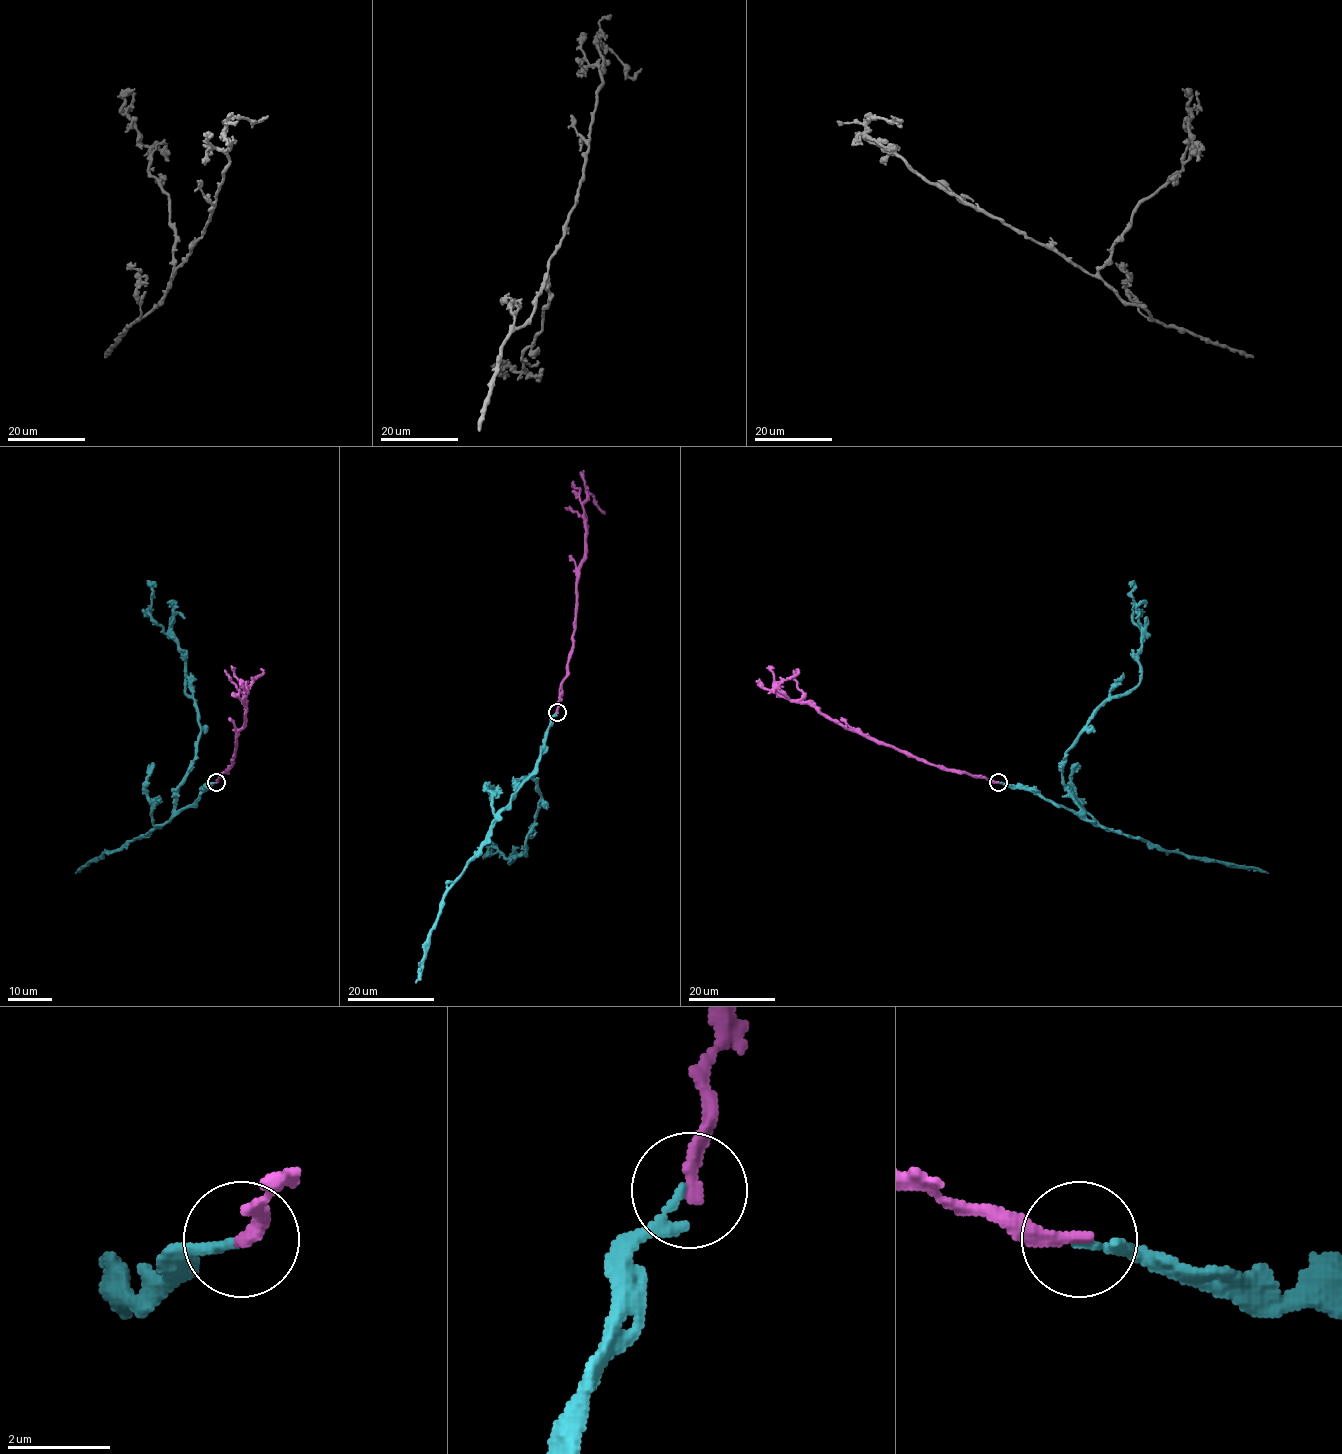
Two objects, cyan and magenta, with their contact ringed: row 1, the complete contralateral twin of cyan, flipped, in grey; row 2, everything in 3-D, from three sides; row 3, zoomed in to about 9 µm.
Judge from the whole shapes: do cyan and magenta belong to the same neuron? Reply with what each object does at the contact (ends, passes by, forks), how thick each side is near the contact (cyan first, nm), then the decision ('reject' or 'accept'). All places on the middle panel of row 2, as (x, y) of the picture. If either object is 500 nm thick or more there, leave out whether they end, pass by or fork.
cyan ends | magenta ends | 190/260 nm | accept

